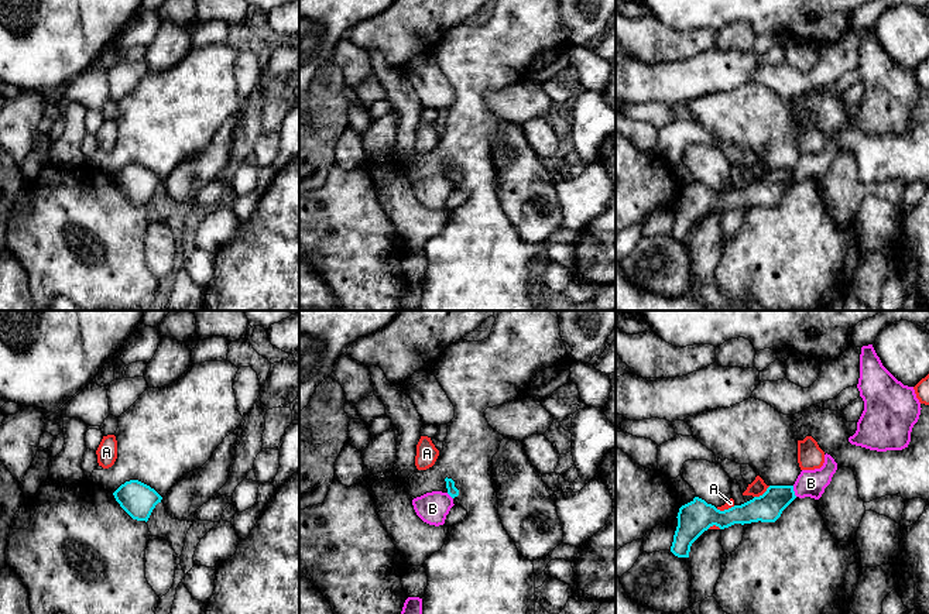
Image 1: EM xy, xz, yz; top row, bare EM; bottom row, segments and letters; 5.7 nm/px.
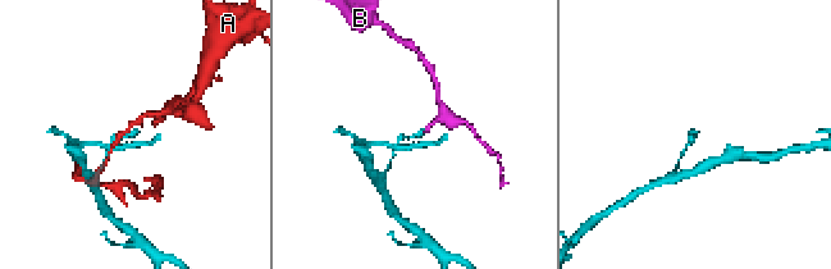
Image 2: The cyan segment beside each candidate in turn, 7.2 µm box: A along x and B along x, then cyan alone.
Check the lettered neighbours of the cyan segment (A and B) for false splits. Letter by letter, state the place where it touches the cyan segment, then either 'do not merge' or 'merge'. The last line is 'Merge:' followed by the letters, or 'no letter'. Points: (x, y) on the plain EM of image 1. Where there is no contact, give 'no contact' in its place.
A: meets cyan in yz at (763, 178); do not merge
B: meets cyan in yz at (794, 175); do not merge
Merge: no letter

